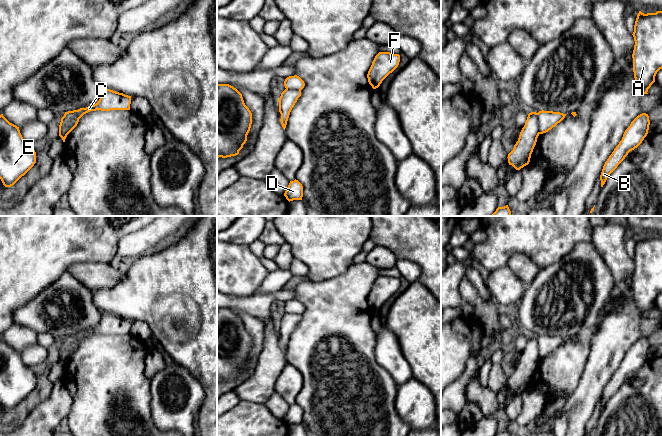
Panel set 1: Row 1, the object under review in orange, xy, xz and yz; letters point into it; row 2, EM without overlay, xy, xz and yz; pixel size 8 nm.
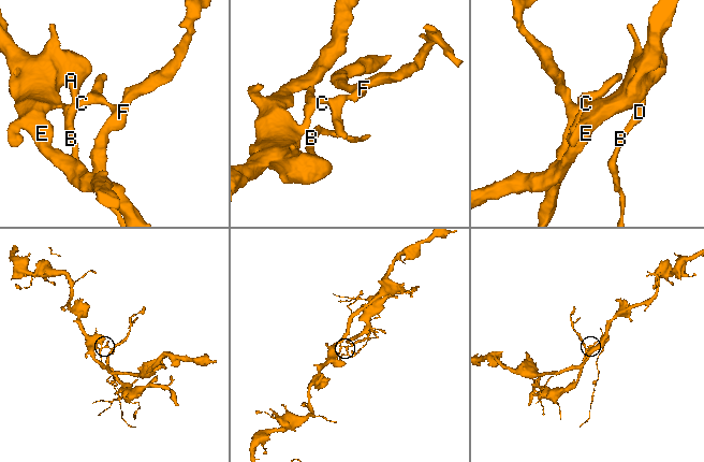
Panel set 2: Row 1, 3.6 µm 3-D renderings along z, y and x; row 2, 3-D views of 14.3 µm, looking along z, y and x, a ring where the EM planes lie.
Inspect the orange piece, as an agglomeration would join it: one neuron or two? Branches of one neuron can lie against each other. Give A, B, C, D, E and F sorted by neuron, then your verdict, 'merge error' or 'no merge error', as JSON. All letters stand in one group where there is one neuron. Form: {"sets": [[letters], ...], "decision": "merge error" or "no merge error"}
{"sets": [["A", "B", "D", "E"], ["C", "F"]], "decision": "merge error"}

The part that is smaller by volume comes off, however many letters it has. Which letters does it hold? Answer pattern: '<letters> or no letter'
C, F

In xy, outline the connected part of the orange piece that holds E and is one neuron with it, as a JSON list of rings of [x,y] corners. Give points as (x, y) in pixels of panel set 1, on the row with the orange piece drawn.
[[[0,115],[0,179],[5,187],[13,186],[36,163],[36,152],[27,143],[19,127]]]

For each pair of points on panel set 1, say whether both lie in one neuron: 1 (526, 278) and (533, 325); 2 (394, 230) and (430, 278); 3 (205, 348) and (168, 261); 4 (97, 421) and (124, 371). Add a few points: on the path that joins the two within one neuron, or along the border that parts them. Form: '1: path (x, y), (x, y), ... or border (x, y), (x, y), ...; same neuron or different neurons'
1: border (541, 269), (526, 288); different neurons
2: path (406, 242), (430, 266); same neuron
3: path (206, 326), (206, 299), (190, 283); same neuron
4: path (105, 409), (106, 390), (112, 383); same neuron

